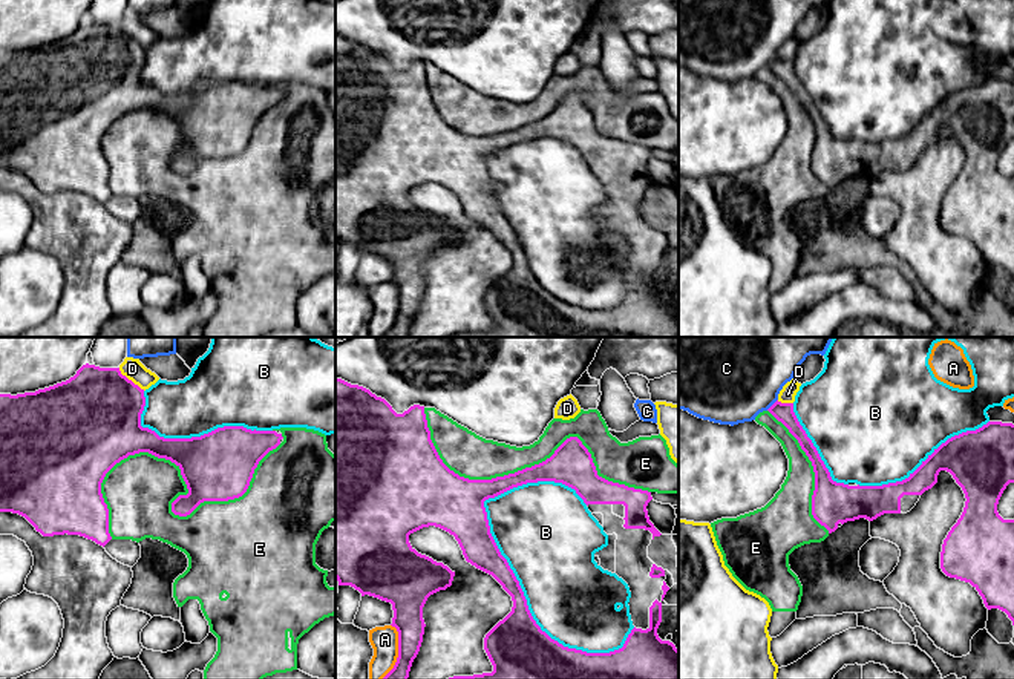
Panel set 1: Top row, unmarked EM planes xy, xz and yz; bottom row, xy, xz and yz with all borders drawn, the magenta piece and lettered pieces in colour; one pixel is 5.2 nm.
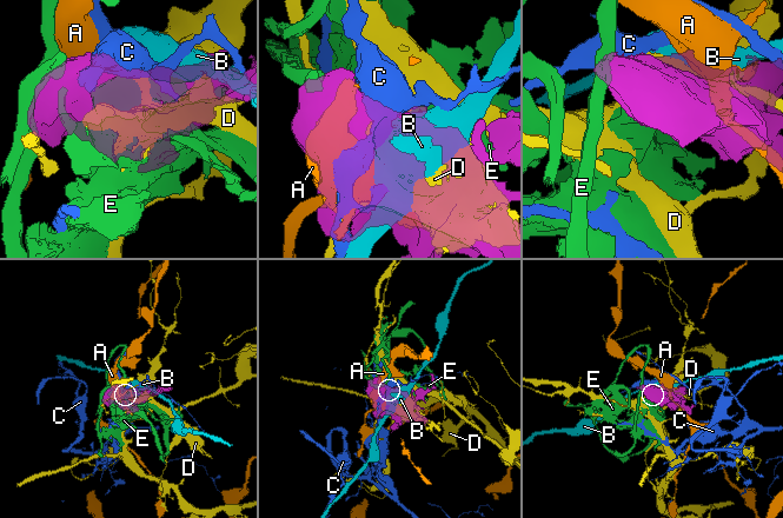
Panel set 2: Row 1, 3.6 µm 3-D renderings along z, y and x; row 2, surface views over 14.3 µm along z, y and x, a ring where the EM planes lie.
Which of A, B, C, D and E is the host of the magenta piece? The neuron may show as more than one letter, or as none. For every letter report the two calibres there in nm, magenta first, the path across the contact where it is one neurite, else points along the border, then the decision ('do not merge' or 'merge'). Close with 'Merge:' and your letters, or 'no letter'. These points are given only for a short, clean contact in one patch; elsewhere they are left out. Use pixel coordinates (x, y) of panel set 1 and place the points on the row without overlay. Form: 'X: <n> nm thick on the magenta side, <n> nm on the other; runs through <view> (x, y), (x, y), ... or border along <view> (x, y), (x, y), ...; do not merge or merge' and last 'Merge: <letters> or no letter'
A: 160 nm thick on the magenta side, 140 nm on the other; do not merge
B: 320 nm thick on the magenta side, 440 nm on the other; do not merge
C: 100 nm thick on the magenta side, 420 nm on the other; do not merge
D: 460 nm thick on the magenta side, 110 nm on the other; do not merge
E: 360 nm thick on the magenta side, 360 nm on the other; merge
Merge: E

